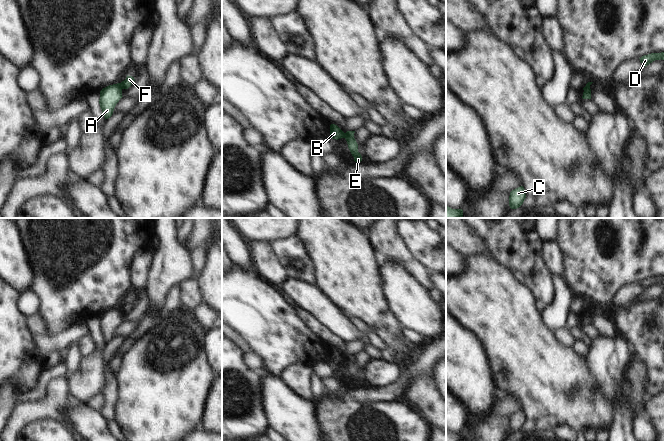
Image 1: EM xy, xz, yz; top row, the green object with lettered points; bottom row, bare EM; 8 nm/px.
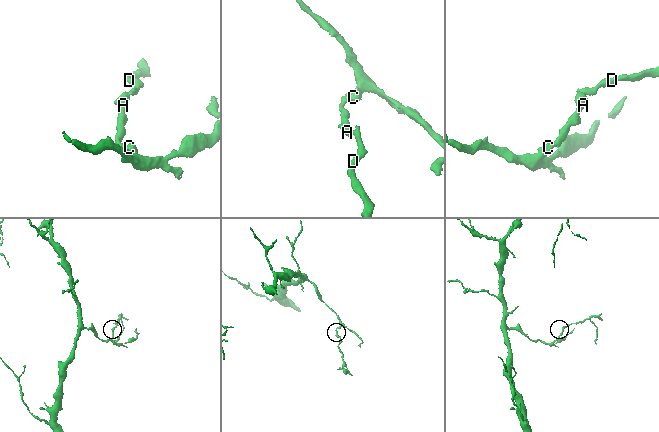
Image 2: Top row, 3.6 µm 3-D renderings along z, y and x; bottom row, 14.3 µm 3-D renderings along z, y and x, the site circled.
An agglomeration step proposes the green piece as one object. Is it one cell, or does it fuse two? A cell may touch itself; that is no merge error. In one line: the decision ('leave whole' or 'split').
split

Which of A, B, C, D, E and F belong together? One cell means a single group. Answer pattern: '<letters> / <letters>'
A B C / D E F

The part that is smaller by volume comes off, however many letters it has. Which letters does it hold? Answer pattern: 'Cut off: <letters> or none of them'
Cut off: D, E, F

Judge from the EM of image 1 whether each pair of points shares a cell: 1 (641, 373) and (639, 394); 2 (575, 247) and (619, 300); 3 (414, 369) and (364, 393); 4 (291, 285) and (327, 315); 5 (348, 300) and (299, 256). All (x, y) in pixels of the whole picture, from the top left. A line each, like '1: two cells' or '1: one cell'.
1: one cell
2: two cells
3: one cell
4: one cell
5: two cells

